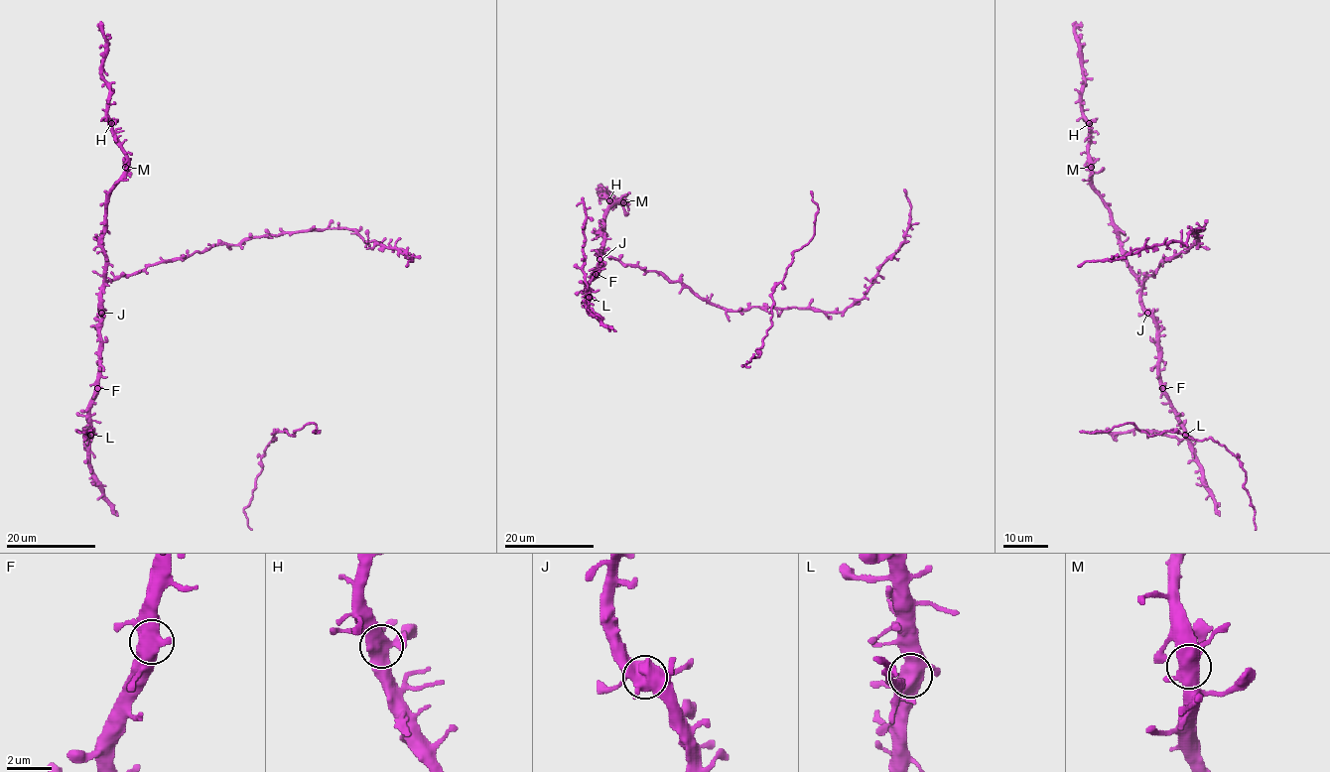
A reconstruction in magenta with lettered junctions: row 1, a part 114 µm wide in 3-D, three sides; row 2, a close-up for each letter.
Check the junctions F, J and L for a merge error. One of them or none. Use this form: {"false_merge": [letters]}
{"false_merge": []}

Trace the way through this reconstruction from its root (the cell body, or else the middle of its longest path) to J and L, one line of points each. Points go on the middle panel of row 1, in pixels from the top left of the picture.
J: (594, 275), (600, 259)
L: (594, 275), (588, 284), (589, 297)

